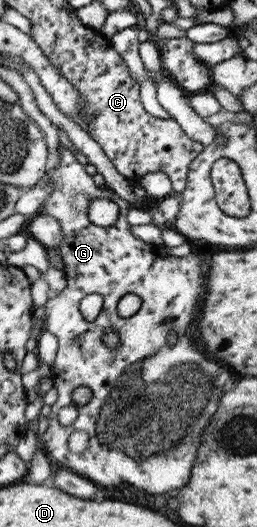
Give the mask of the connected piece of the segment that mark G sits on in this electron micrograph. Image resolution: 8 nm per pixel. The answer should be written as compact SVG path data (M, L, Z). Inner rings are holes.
M60 146L58 166L47 169L47 172L48 183L54 191L42 202L39 214L53 216L60 223L62 240L58 244L58 250L66 286L44 304L42 330L50 332L57 341L54 361L50 367L51 374L48 377L57 391L57 399L50 405L48 426L40 438L42 450L53 468L66 469L98 486L126 484L150 494L180 488L190 476L190 462L198 446L196 438L216 410L218 386L222 394L222 386L232 376L226 366L218 368L216 362L206 358L202 354L202 348L194 344L194 336L188 334L192 322L192 304L196 312L198 296L202 292L202 280L206 276L206 255L196 252L190 252L185 257L162 254L160 247L133 236L130 225L126 222L130 204L110 189L95 186L92 176L84 171L84 166L77 162L70 150ZM92 198L108 198L117 204L118 217L112 225L96 226L88 221L88 204ZM124 294L135 294L141 300L141 306L129 318L119 318L116 315L116 301ZM87 297L102 299L101 308L92 323L84 323L78 310L78 301ZM105 331L115 331L119 341L115 348L105 346ZM168 333L178 334L178 340L174 340L174 344L166 343ZM78 386L90 390L90 401L76 406L78 414L74 422L70 426L62 426L56 420L56 413L62 406L72 405L72 390ZM74 430L83 430L88 434L88 448L81 454L74 454L67 448L68 435Z

